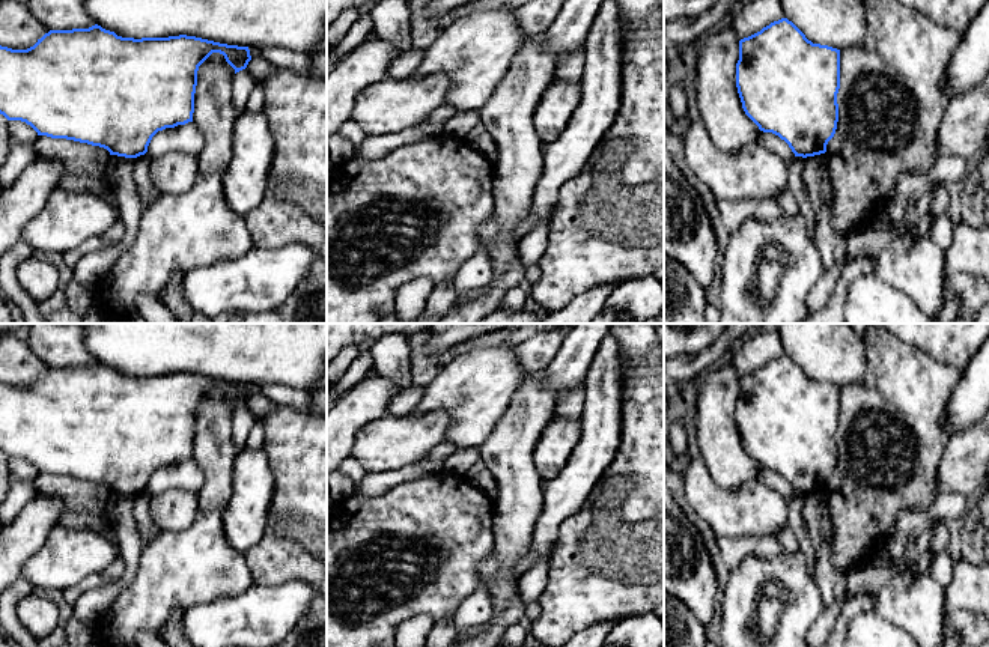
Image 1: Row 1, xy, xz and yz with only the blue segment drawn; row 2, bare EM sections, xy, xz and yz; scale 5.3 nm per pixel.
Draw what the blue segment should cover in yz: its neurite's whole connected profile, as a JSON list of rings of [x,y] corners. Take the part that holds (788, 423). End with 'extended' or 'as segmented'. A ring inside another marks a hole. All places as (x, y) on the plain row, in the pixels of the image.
[[[787,355],[739,378],[736,424],[745,451],[763,469],[784,477],[795,494],[826,489],[838,459],[840,387],[813,381]]] | as segmented

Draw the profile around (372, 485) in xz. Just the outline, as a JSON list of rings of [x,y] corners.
[[[426,457],[394,471],[384,471],[375,474],[366,472],[355,486],[355,495],[366,498],[381,497],[400,483],[418,480],[440,472],[444,472],[444,463]]]

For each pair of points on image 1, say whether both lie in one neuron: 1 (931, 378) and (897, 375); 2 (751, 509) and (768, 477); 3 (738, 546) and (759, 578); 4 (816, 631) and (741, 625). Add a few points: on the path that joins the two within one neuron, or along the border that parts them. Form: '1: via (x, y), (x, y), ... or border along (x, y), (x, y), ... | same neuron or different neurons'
1: via (923, 378), (905, 378) | same neuron
2: border along (757, 479), (788, 501) | different neurons
3: border along (780, 552), (771, 557), (747, 555), (730, 571) | different neurons
4: border along (825, 605), (809, 631) | different neurons

